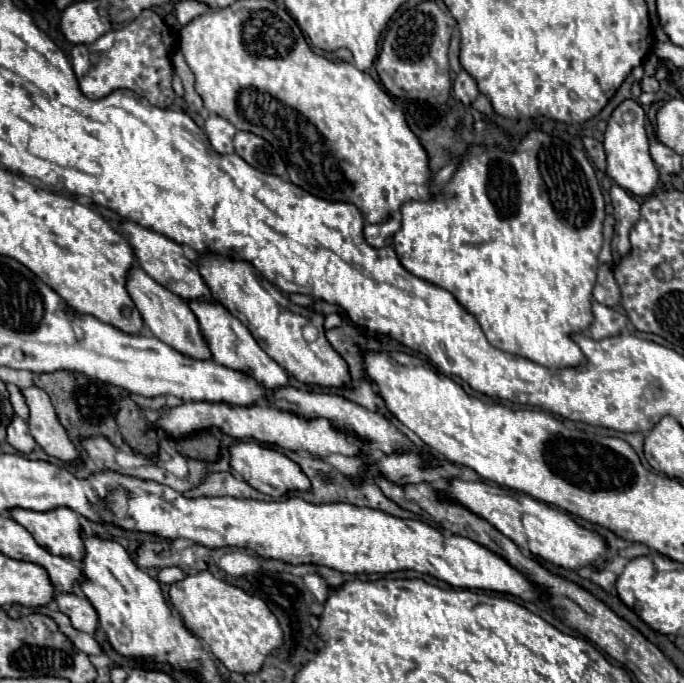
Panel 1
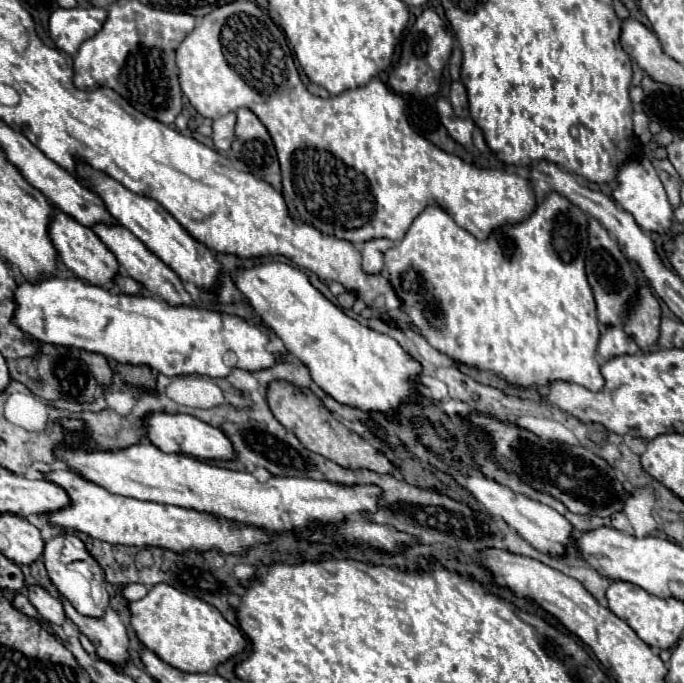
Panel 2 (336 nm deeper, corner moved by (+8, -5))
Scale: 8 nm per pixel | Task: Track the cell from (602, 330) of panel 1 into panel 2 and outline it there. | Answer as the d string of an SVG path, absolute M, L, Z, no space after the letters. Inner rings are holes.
M604 325L598 341L598 357L600 361L608 361L610 357L622 353L638 353L640 347L634 343L632 337L624 333L620 325Z

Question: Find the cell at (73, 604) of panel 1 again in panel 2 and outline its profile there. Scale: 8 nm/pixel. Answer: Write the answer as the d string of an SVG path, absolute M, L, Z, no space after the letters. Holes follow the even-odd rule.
M32 585L32 587L28 589L28 599L30 599L30 603L38 609L38 613L40 613L46 621L50 621L50 623L54 623L54 625L62 625L62 623L66 621L62 603L60 603L56 597L52 597L46 589L42 589L42 587L38 587L38 585Z

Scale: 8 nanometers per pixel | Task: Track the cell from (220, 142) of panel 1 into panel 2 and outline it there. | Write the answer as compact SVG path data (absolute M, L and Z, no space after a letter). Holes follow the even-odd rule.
M226 113L218 119L214 119L212 141L214 141L214 147L218 151L228 151L230 149L230 143L232 143L232 137L234 137L234 125L236 125L236 115L234 113Z

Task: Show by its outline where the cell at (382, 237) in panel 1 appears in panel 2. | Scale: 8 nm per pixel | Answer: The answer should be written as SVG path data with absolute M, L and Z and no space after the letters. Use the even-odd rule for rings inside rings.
M370 239L362 249L362 267L366 273L380 273L384 267L384 251L388 251L394 243L390 239Z

